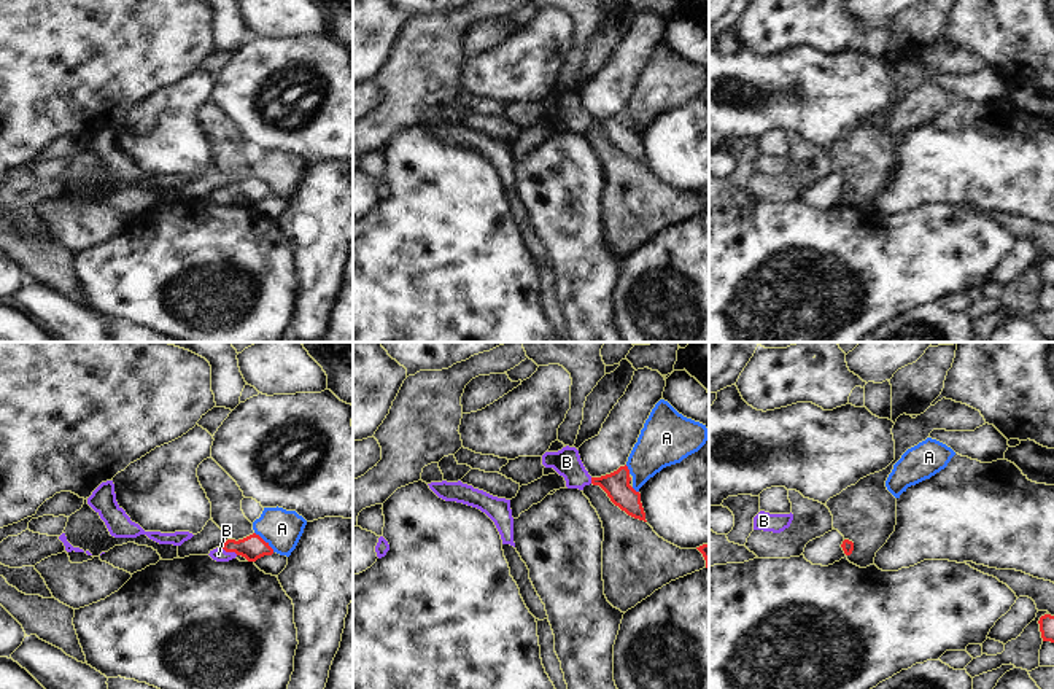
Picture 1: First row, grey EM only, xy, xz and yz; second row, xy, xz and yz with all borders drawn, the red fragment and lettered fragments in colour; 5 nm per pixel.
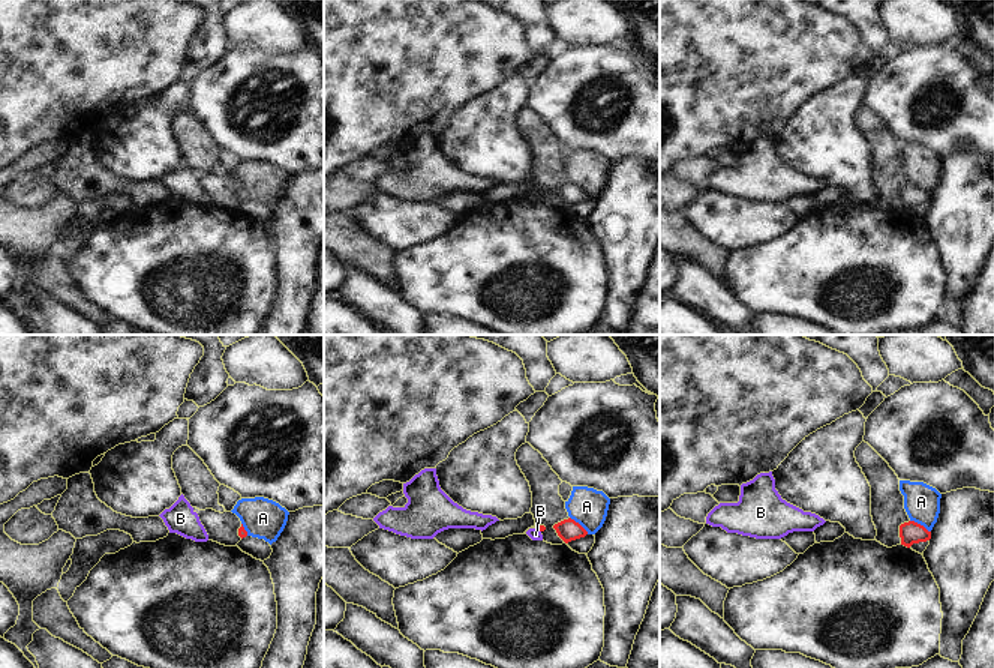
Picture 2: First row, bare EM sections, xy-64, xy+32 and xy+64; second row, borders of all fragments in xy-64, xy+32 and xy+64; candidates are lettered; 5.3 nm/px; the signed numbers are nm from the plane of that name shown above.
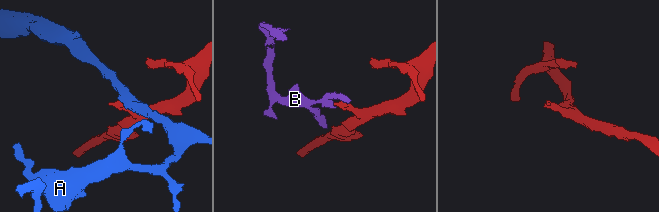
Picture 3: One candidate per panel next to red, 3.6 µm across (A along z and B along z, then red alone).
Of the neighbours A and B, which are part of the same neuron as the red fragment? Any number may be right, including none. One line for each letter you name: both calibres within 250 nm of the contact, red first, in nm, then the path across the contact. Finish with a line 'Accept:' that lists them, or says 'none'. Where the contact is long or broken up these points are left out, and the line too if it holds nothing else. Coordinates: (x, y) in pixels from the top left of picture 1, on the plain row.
B: Thickness 120 nm (red) against 70 nm. Path across: xy (251, 191), (229, 194), (218, 198)
Accept: B

